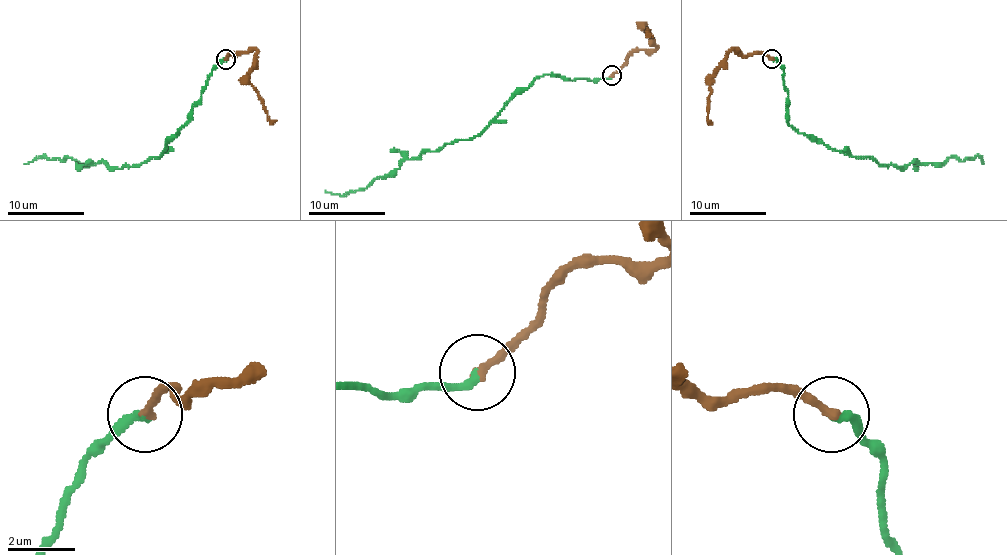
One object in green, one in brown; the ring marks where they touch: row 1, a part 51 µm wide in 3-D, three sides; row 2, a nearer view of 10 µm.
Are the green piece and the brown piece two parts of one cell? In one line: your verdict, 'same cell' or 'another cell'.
another cell

